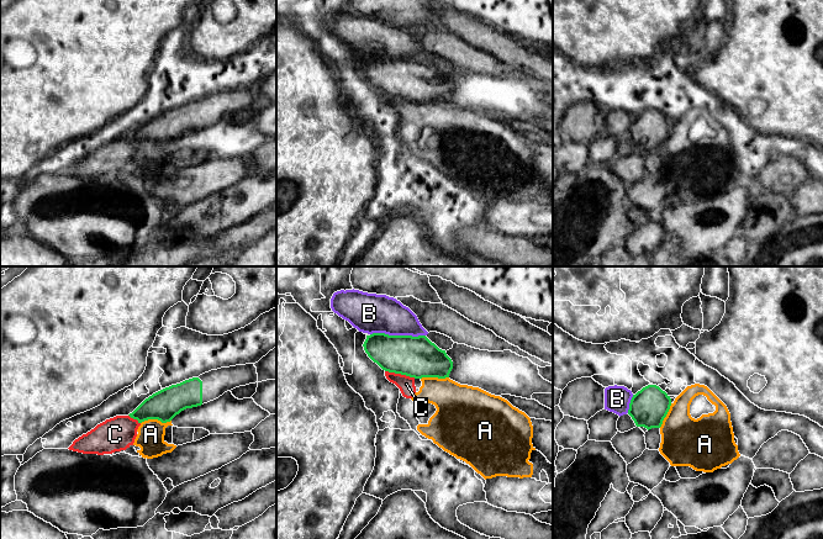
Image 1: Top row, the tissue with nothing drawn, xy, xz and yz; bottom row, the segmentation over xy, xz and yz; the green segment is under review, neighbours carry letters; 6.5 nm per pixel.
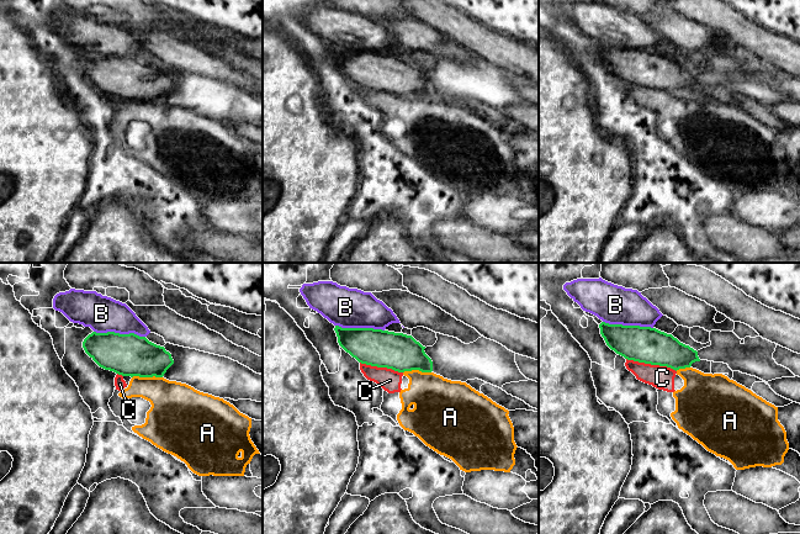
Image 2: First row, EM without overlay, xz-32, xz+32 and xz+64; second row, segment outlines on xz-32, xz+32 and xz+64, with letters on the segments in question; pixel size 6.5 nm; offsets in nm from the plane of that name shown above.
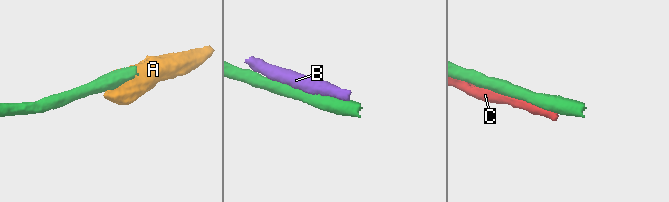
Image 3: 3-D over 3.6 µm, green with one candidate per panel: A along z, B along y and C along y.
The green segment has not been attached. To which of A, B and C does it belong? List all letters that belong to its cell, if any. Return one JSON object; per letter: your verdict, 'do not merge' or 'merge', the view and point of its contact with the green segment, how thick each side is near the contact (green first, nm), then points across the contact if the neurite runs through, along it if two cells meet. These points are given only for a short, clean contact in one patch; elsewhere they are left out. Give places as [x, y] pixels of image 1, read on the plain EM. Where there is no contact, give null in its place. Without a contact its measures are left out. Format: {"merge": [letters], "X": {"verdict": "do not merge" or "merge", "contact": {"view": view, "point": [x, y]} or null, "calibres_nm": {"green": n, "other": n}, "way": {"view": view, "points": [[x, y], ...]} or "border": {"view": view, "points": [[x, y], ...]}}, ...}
{"merge": [], "A": {"verdict": "do not merge", "contact": {"view": "xy", "point": [156, 142]}, "calibres_nm": {"green": 200, "other": 180}, "border": {"view": "xy", "points": [[170, 143], [165, 146], [144, 143], [141, 147]]}}, "B": {"verdict": "do not merge", "contact": {"view": "xz", "point": [397, 59]}, "calibres_nm": {"green": 280, "other": 260}}, "C": {"verdict": "do not merge", "contact": {"view": "xz", "point": [400, 96]}, "calibres_nm": {"green": 280, "other": 110}}}

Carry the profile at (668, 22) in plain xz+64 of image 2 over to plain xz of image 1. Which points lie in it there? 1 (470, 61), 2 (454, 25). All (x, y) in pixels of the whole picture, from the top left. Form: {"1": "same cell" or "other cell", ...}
{"1": "same cell", "2": "other cell"}

